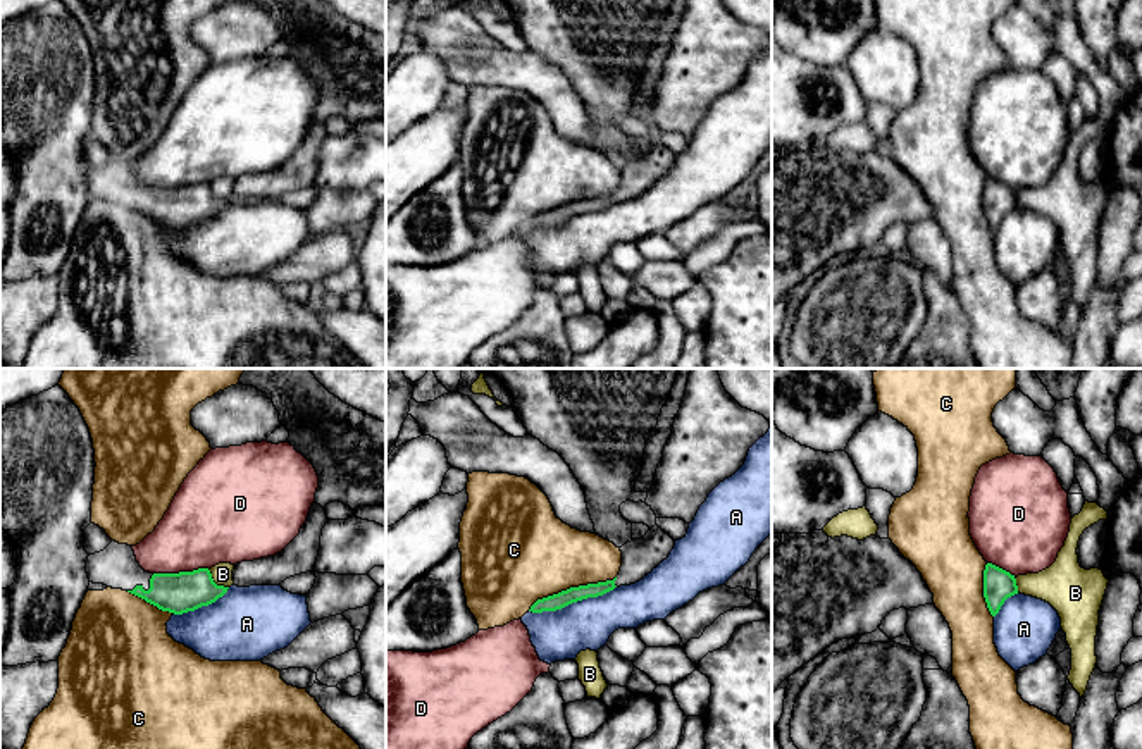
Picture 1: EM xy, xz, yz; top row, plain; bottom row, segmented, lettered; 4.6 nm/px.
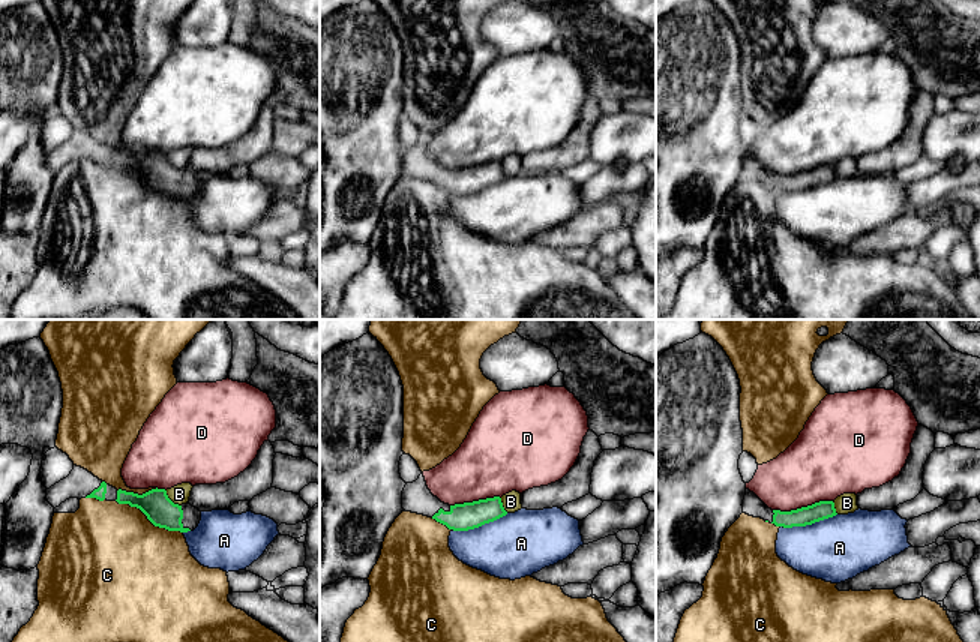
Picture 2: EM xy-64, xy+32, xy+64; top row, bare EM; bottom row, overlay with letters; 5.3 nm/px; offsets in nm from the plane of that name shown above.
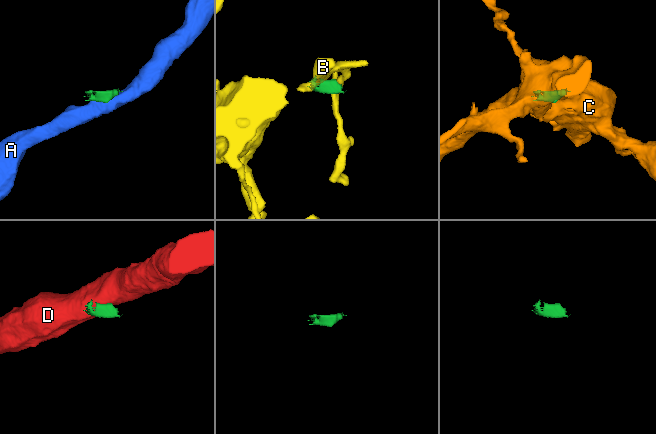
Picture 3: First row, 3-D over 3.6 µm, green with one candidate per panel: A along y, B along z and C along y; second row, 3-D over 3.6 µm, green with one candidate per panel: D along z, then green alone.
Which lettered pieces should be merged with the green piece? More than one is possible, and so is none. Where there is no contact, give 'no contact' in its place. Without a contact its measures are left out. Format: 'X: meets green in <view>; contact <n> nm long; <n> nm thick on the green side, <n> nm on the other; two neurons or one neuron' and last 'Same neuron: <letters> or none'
A: meets green in xz; contact 420 nm long; 80 nm thick on the green side, 240 nm on the other; two neurons
B: meets green in xy; contact 130 nm long; 190 nm thick on the green side, 100 nm on the other; two neurons
C: meets green in xz; contact 440 nm long; 80 nm thick on the green side, 420 nm on the other; two neurons
D: meets green in xy; contact 260 nm long; 190 nm thick on the green side, 380 nm on the other; two neurons
Same neuron: none

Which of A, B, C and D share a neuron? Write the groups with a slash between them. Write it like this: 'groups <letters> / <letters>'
groups A / B / C / D

